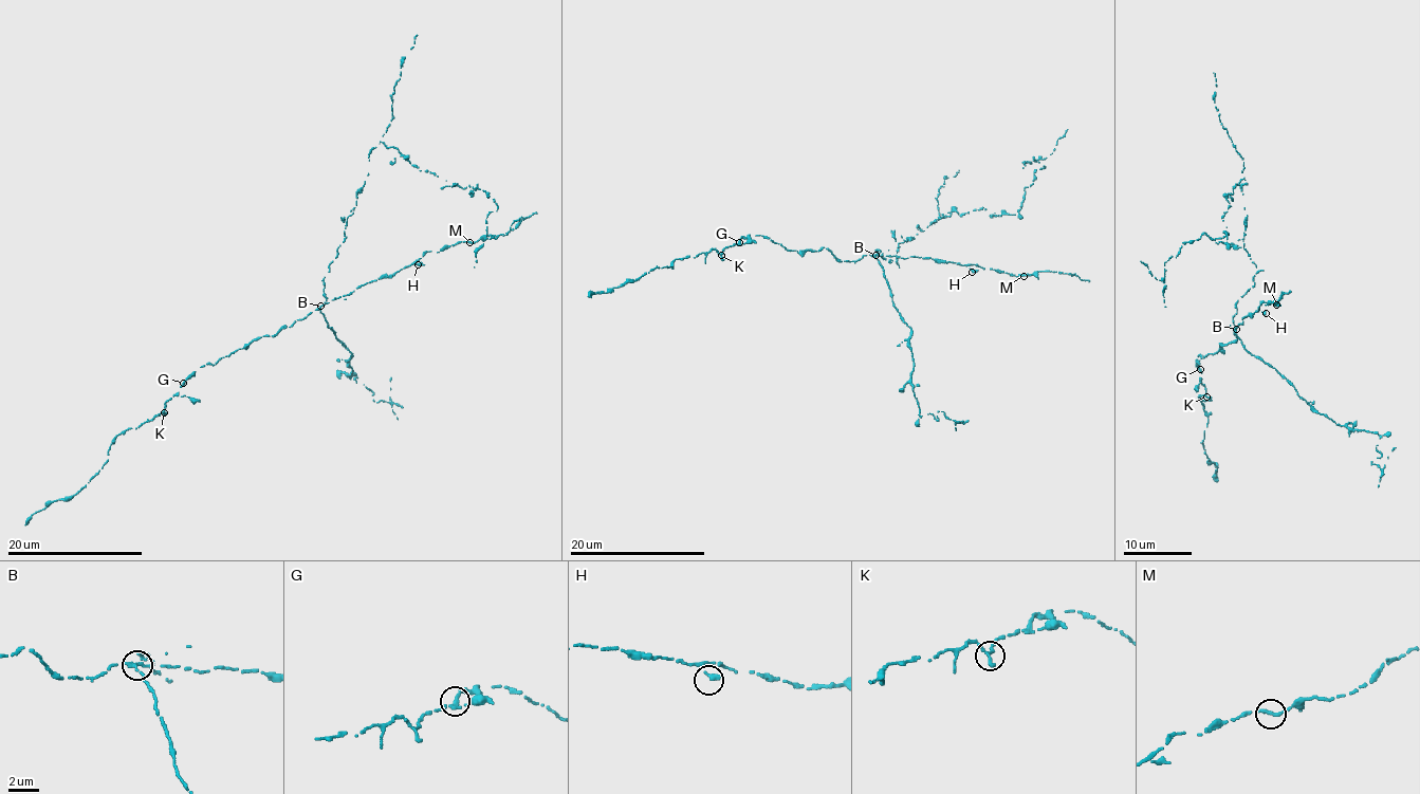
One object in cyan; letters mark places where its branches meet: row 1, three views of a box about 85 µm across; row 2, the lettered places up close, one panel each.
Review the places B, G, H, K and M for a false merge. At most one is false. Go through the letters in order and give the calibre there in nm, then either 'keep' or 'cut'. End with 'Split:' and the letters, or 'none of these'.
B: calibre 280 nm; cut
G: calibre 360 nm; keep
H: calibre 360 nm; keep
K: calibre 280 nm; keep
M: calibre 280 nm; keep
Split: B

